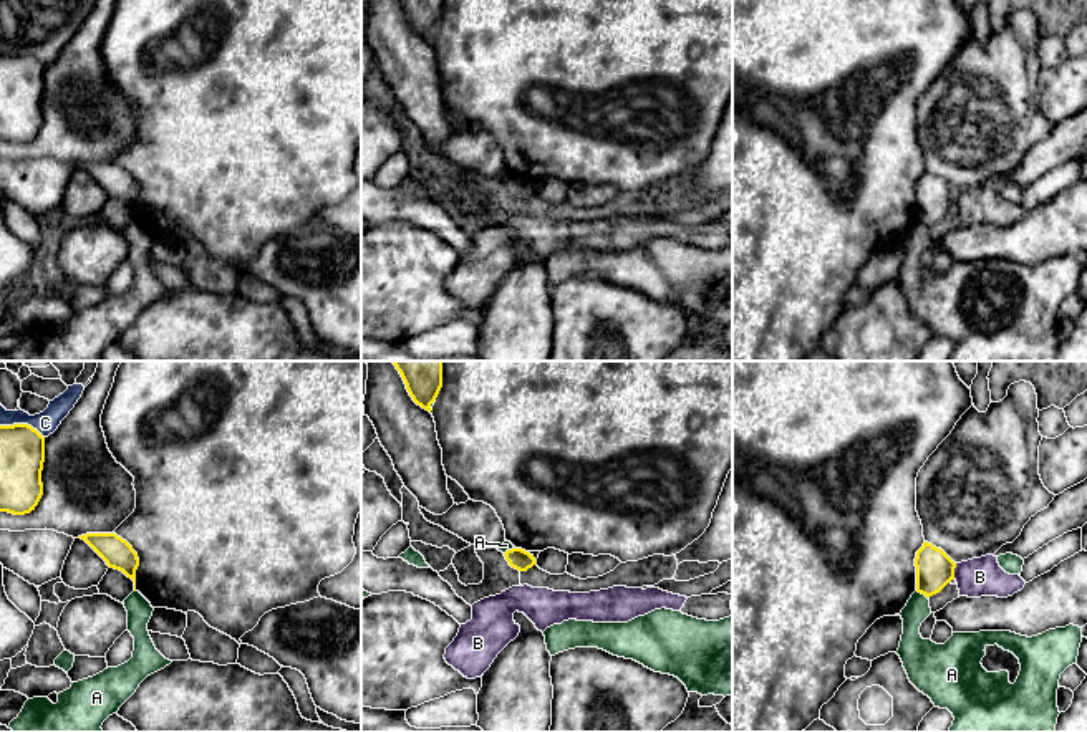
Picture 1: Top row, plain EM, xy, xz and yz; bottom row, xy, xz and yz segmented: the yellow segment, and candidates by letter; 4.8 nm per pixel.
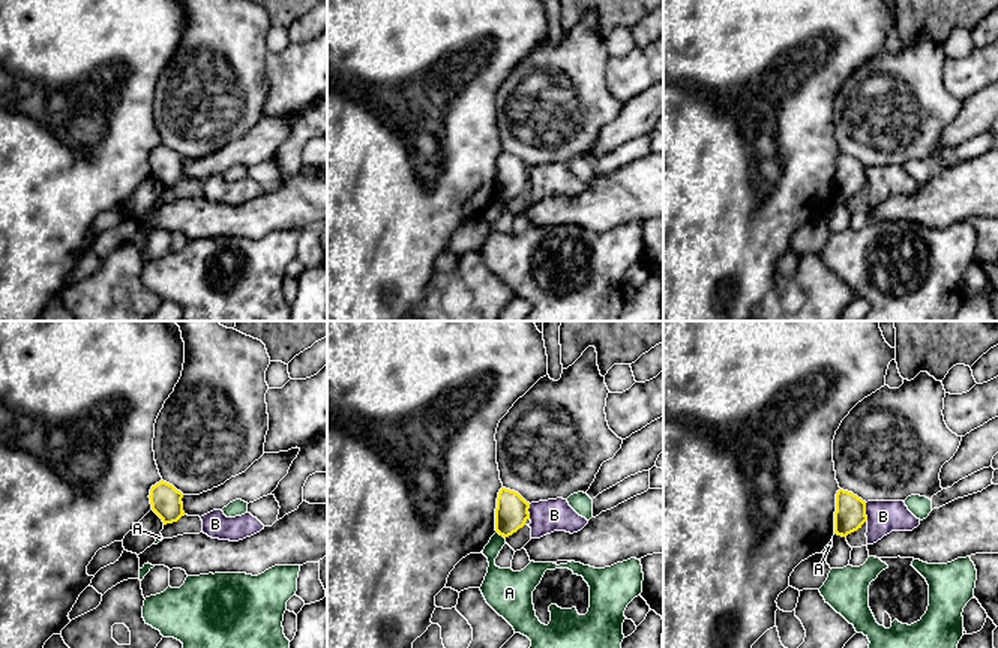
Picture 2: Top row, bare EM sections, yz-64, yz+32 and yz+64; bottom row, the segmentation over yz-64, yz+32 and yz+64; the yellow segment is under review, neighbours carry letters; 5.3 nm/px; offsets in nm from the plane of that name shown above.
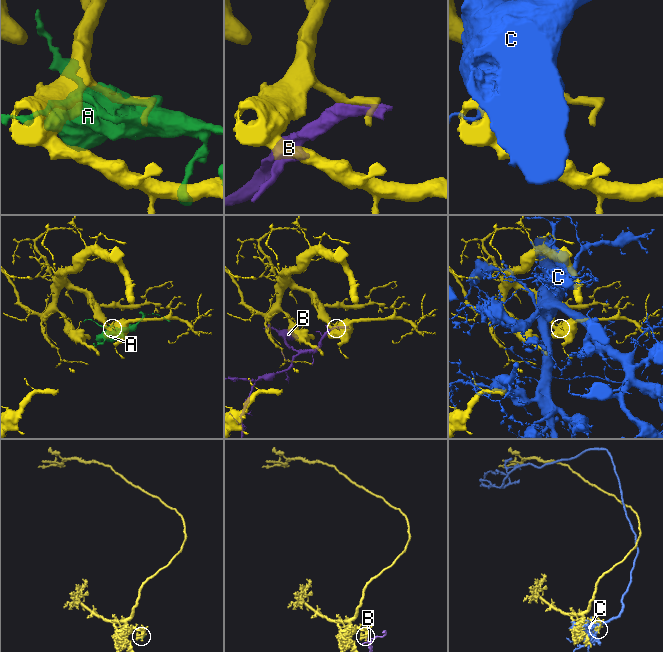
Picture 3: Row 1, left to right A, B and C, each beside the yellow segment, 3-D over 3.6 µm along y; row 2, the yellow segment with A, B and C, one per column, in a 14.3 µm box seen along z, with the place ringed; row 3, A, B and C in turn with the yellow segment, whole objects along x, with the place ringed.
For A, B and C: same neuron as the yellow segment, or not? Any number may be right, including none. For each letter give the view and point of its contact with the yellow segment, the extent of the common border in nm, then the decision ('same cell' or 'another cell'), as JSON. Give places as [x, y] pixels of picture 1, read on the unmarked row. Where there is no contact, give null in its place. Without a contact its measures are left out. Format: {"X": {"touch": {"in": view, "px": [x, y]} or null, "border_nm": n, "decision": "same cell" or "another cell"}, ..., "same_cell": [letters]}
{"A": {"touch": {"in": "yz", "px": [922, 222]}, "border_nm": 70, "decision": "another cell"}, "B": {"touch": {"in": "yz", "px": [953, 201]}, "border_nm": 80, "decision": "another cell"}, "C": {"touch": {"in": "xy", "px": [22, 53]}, "border_nm": 220, "decision": "another cell"}, "same_cell": []}

